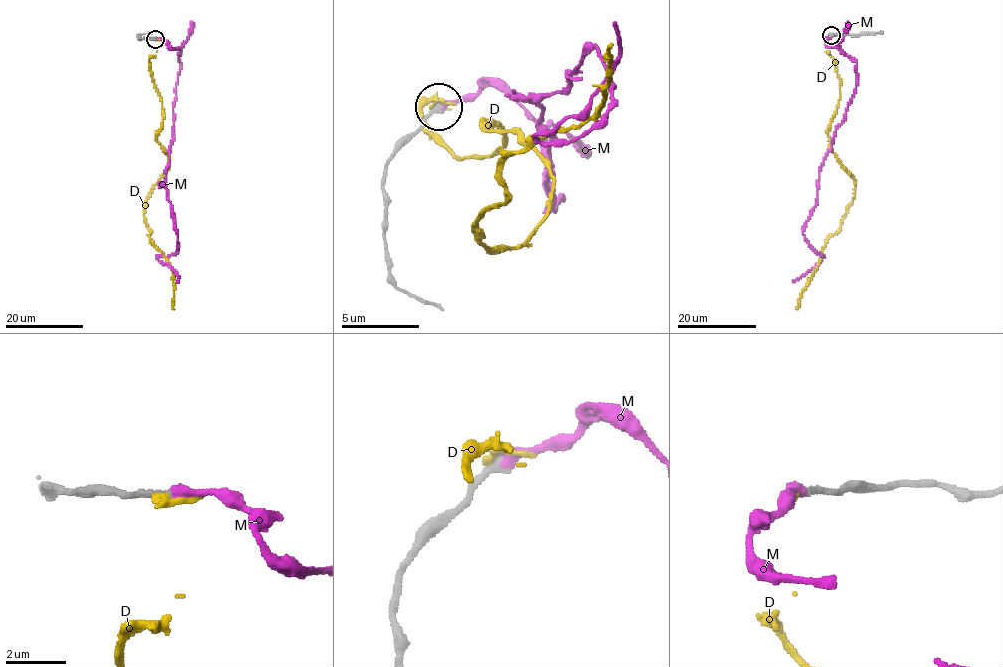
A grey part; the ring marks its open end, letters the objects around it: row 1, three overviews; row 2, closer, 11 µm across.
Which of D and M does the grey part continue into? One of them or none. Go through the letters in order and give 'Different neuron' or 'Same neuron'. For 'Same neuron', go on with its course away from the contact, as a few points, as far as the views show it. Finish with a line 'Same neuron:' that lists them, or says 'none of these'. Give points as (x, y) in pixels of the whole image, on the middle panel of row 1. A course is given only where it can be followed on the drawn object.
D: Different neuron
M: Same neuron. Its course: (438, 110), (491, 80), (555, 207), (532, 97), (596, 46), (612, 102), (572, 140), (537, 140), (614, 23)
Same neuron: M

